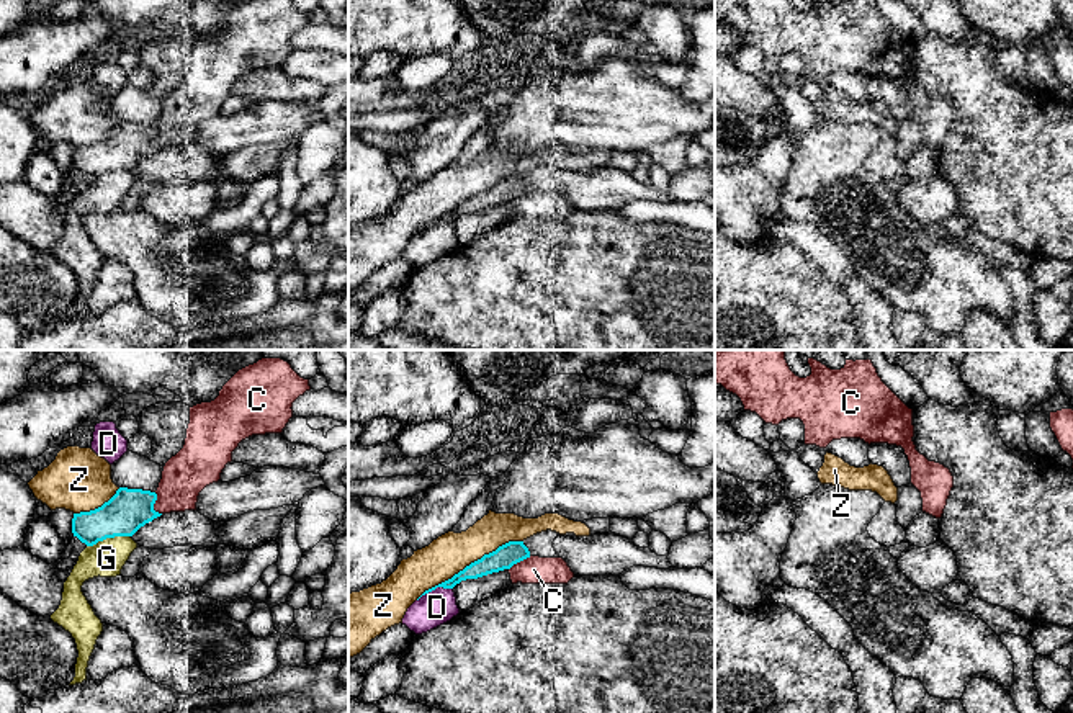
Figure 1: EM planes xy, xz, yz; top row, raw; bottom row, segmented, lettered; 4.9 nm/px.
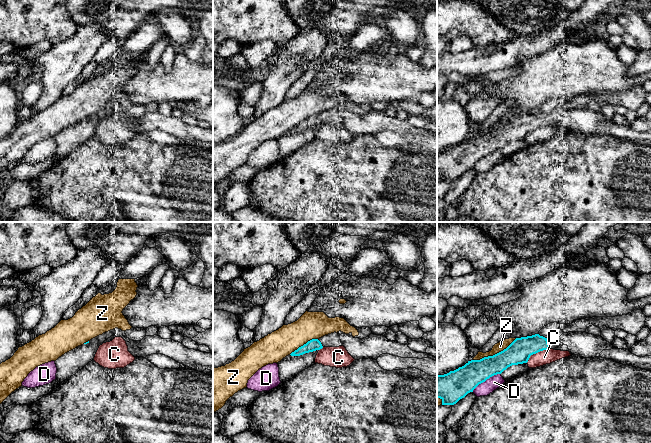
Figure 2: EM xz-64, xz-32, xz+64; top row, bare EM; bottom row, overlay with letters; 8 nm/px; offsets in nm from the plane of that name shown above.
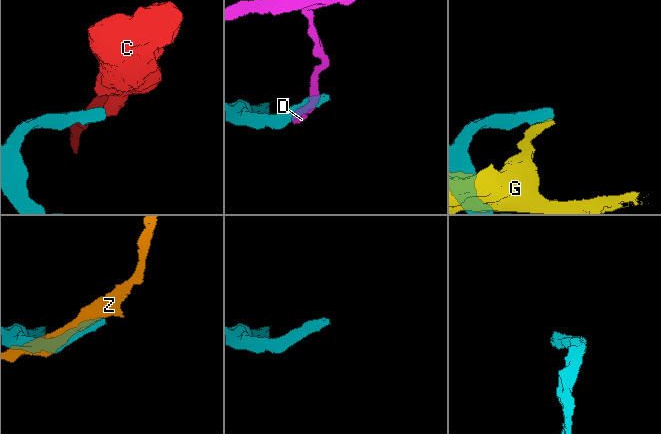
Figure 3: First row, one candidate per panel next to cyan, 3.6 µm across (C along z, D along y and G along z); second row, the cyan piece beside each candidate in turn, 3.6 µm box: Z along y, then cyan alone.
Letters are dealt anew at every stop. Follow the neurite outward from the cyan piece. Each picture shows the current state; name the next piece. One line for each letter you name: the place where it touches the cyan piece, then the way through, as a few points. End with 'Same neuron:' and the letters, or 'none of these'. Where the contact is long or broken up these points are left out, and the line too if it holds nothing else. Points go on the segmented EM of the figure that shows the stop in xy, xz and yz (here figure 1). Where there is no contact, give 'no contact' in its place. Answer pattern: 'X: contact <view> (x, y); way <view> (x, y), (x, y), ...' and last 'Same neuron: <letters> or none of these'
Same neuron: none of these

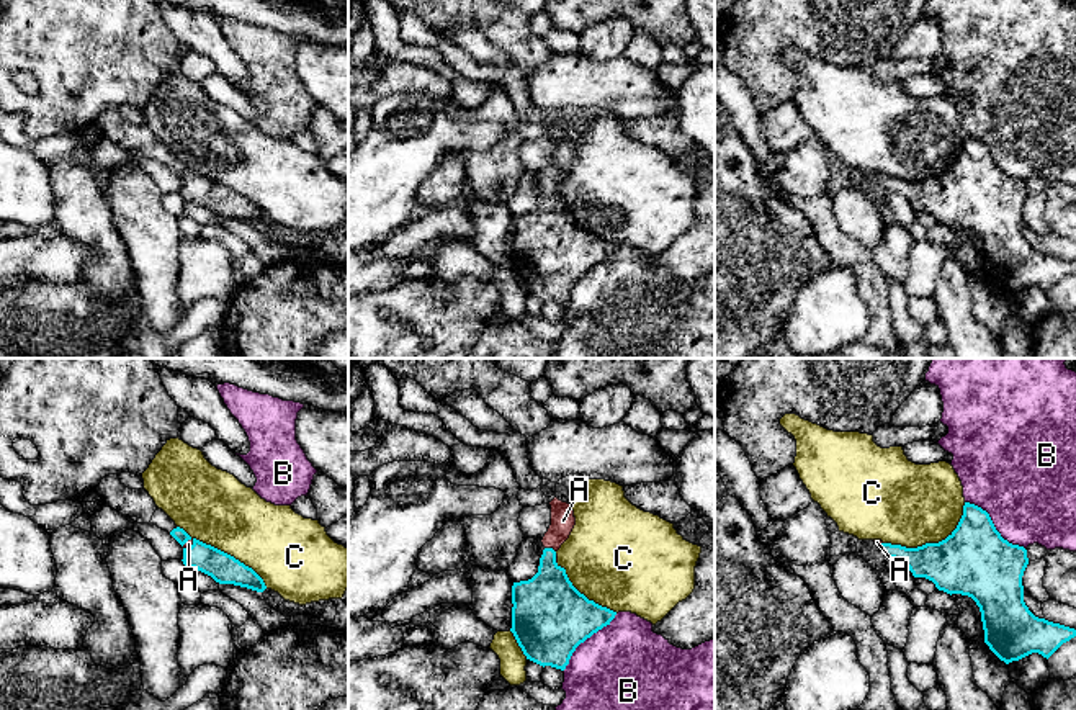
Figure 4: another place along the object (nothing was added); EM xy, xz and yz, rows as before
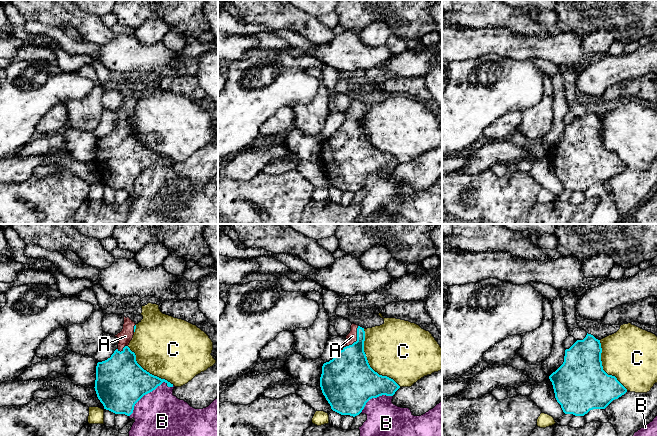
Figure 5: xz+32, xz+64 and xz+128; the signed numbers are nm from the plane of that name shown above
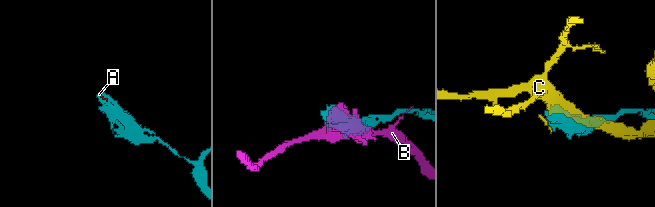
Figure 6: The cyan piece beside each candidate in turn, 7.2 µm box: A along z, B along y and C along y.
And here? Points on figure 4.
A: contact xz (550, 548); way xz (548, 599), (550, 548), (563, 521)
Same neuron: A

